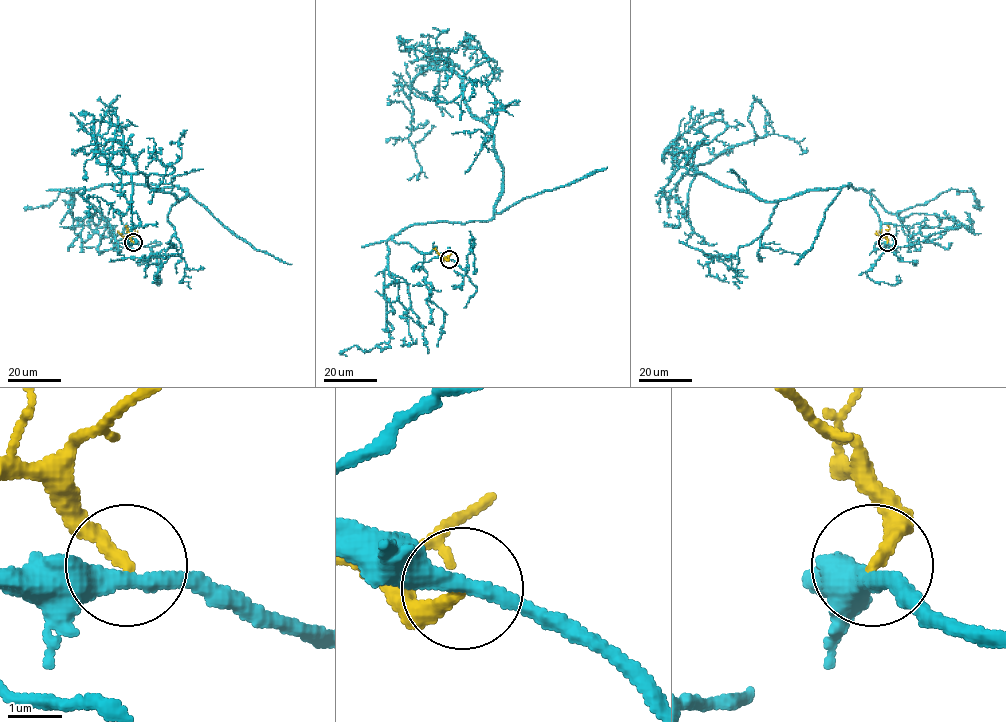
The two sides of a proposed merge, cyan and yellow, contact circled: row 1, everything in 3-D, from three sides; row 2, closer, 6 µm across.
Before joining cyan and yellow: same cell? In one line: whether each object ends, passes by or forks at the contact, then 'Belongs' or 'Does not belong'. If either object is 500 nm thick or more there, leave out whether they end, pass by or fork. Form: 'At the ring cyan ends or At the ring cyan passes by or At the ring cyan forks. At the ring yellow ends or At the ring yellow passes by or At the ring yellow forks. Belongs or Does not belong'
At the ring cyan passes by. At the ring yellow ends. Does not belong

